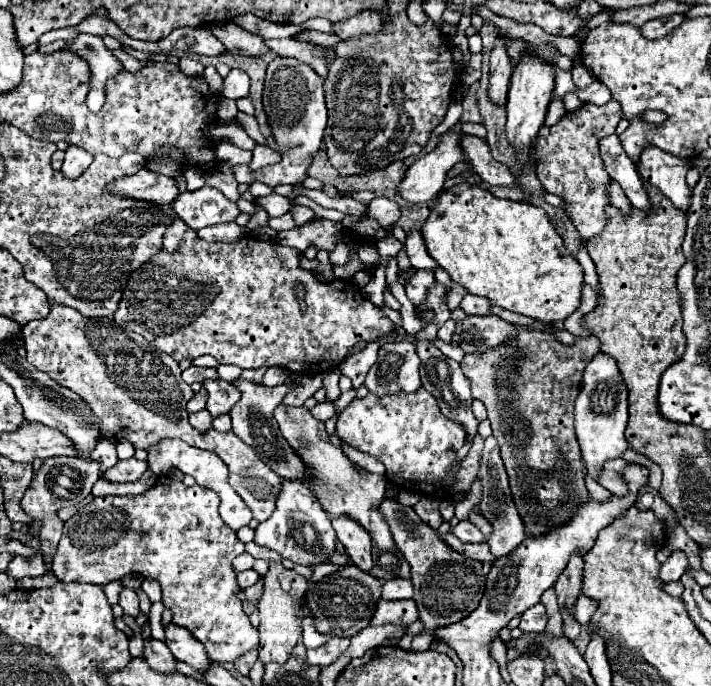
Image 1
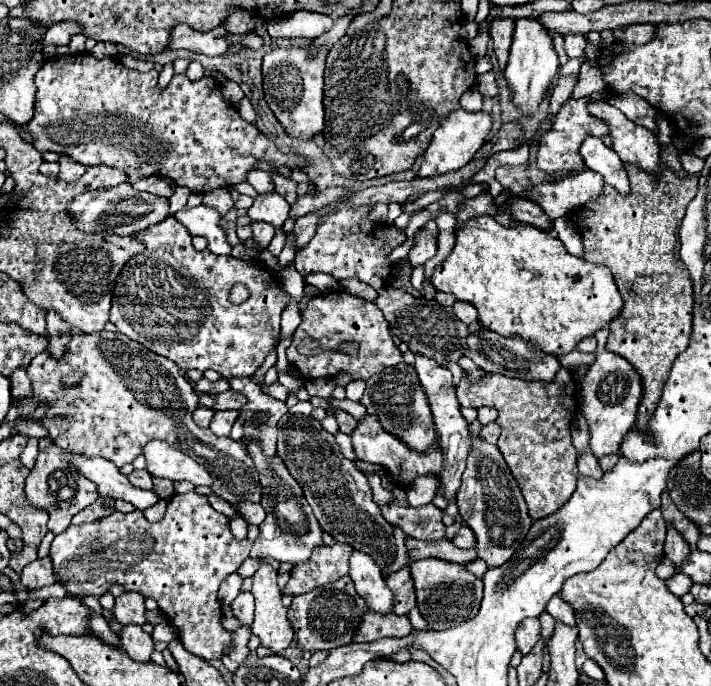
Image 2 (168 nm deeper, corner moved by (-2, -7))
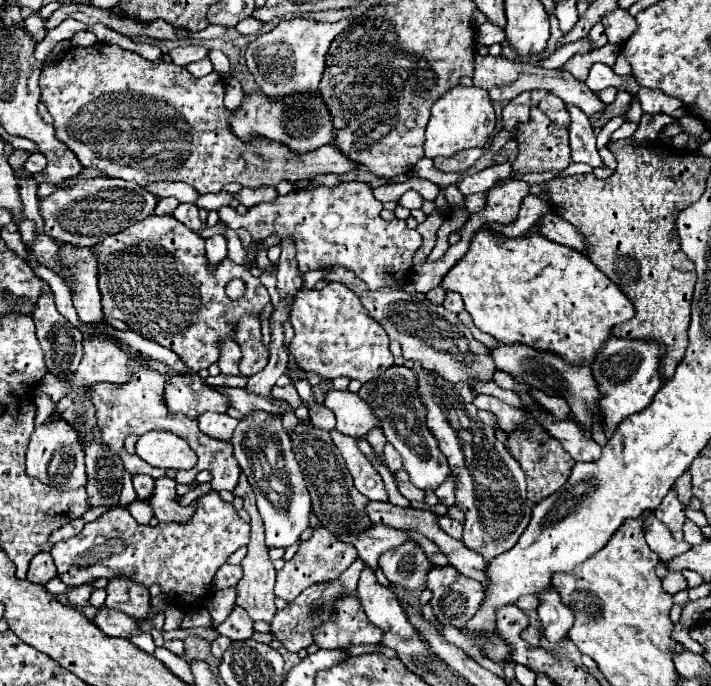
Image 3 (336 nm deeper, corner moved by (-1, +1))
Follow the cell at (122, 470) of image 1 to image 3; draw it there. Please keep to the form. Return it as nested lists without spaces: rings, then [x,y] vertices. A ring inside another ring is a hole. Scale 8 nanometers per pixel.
[[[135,474],[133,476],[133,486],[135,486],[135,492],[137,492],[137,500],[147,500],[153,492],[153,484],[155,484],[155,480],[151,476]]]

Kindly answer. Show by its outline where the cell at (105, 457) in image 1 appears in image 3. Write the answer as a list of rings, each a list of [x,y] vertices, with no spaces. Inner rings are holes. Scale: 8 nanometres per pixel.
[[[159,478],[155,480],[155,492],[151,494],[151,500],[145,500],[153,508],[159,522],[185,522],[193,514],[191,506],[181,506],[177,502],[175,486],[177,482],[173,478]]]

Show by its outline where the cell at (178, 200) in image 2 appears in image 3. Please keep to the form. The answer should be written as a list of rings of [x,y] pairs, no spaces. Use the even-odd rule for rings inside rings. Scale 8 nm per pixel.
[[[161,198],[155,212],[157,214],[173,214],[173,210],[179,206],[179,200],[177,198]]]

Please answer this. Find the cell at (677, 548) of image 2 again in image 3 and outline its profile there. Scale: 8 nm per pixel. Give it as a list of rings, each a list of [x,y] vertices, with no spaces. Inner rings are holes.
[[[671,490],[663,502],[659,504],[659,508],[655,510],[655,516],[671,530],[675,540],[683,540],[683,524],[685,524],[685,508],[683,504],[677,500],[677,494]]]

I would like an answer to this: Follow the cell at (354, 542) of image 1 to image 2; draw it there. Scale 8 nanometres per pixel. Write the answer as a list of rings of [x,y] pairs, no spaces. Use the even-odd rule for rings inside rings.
[[[352,552],[350,578],[356,586],[358,596],[366,600],[366,606],[370,612],[376,612],[376,614],[392,612],[392,604],[394,604],[392,590],[386,586],[386,580],[380,568],[374,564],[374,560],[368,554]]]

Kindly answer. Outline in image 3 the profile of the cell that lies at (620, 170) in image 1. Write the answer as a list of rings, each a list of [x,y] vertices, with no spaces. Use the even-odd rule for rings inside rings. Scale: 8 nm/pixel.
[[[569,106],[571,126],[569,126],[569,143],[573,162],[583,162],[589,166],[603,166],[599,150],[595,146],[595,132],[585,116],[577,106]]]

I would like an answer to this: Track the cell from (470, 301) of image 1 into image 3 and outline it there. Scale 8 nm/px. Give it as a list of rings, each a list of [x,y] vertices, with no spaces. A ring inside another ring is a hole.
[[[447,292],[443,306],[445,306],[449,312],[455,312],[455,314],[459,314],[459,312],[465,310],[465,306],[463,306],[463,298],[461,298],[457,292]]]

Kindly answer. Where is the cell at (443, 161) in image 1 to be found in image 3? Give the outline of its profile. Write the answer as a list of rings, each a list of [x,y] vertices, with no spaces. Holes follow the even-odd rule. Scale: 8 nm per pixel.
[[[455,86],[445,96],[441,96],[433,108],[431,118],[427,124],[427,140],[425,140],[425,156],[437,158],[437,156],[455,156],[461,150],[485,146],[493,128],[495,128],[495,112],[489,100],[489,94],[481,88],[467,88],[467,86]]]

